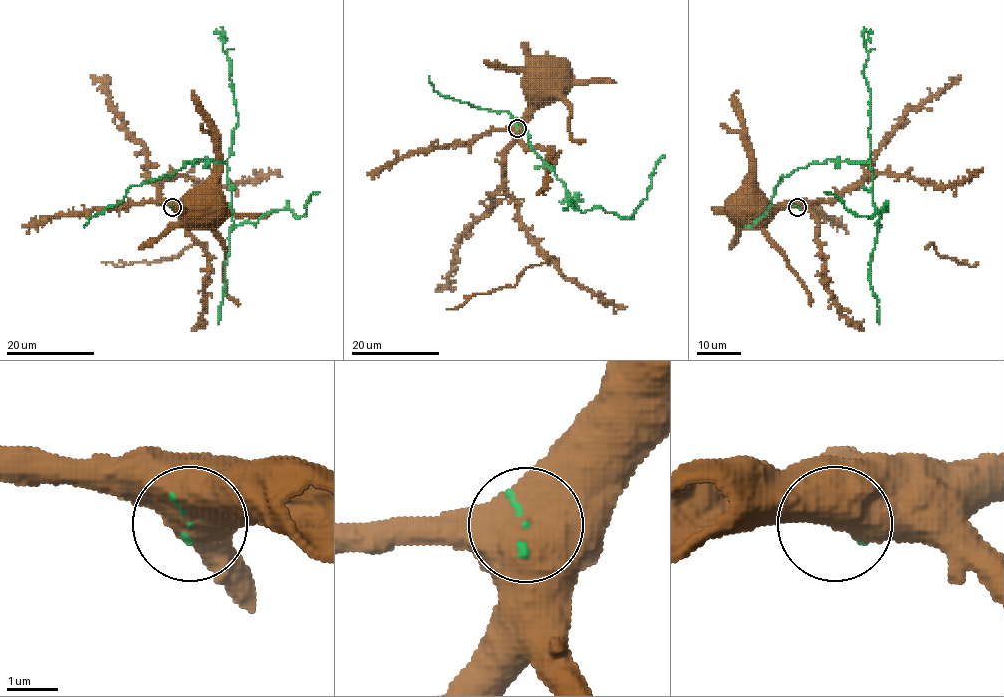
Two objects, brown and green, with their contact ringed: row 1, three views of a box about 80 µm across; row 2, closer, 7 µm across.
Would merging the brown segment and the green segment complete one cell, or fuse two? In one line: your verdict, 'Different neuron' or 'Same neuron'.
Same neuron

